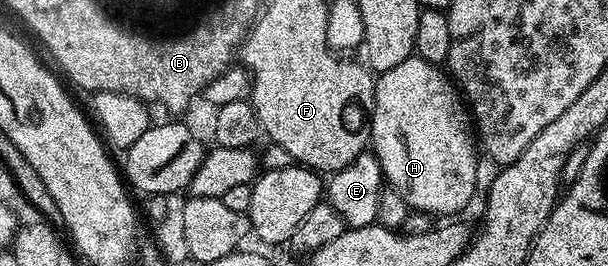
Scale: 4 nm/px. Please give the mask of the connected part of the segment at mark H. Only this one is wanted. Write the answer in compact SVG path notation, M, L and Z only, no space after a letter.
M411 56L408 60L396 64L396 68L388 68L377 75L374 84L374 110L370 113L369 145L372 147L372 153L380 160L383 179L389 183L393 190L400 192L400 196L404 196L404 200L410 205L411 211L422 211L433 216L439 216L439 214L446 214L442 216L458 216L461 215L458 213L473 200L474 193L479 189L476 184L476 164L478 163L479 155L477 153L474 154L476 138L472 133L472 115L463 95L456 89L449 73L441 65L417 56Z

